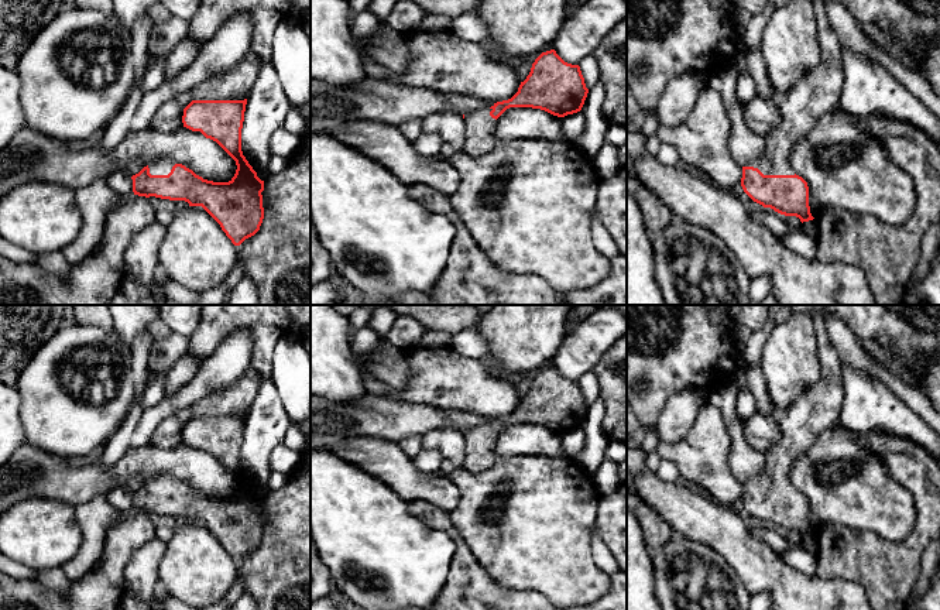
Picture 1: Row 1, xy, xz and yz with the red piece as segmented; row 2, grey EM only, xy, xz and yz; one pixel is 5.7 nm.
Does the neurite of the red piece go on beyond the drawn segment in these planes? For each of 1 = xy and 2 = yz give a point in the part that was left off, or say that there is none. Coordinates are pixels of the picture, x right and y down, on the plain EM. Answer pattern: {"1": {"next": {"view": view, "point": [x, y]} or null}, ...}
{"1": {"next": {"view": "xy", "point": [160, 483]}}, "2": {"next": {"view": "yz", "point": [817, 408]}}}

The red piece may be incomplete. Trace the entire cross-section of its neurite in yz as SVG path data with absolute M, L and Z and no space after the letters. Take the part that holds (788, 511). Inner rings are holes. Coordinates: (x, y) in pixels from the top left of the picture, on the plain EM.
M813 305L769 308L771 316L786 308L813 319L821 376L788 411L779 414L782 436L765 453L764 472L742 483L741 503L754 518L781 531L796 532L803 539L814 534L810 530L807 498L790 484L790 466L807 453L820 432L836 424L844 404L844 380L838 353L831 345L824 319L814 312Z

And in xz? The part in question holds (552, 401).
M555 366L542 369L511 415L463 431L463 469L473 474L488 470L498 459L495 436L510 424L541 425L565 433L582 426L587 409L579 381L565 378Z

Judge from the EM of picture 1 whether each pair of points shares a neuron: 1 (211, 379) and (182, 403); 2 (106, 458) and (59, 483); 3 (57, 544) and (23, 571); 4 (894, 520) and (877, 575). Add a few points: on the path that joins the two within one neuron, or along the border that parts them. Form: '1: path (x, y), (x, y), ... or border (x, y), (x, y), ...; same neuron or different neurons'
1: path (203, 381), (189, 396); same neuron
2: border (129, 446), (110, 466), (100, 463); different neurons
3: border (14, 561), (30, 566), (35, 572); different neurons
4: border (915, 520), (899, 541), (857, 528); different neurons

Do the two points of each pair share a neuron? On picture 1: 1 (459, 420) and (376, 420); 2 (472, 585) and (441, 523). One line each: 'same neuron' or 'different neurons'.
1: same neuron
2: same neuron

